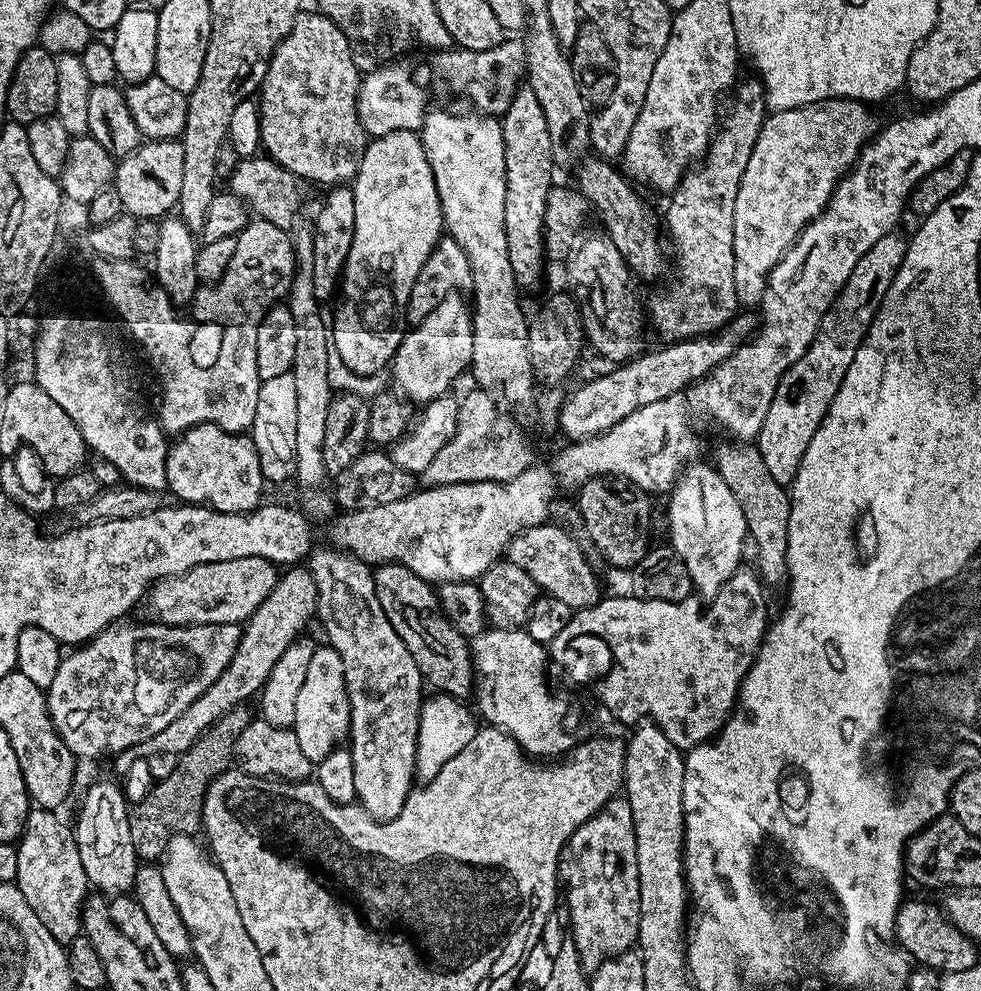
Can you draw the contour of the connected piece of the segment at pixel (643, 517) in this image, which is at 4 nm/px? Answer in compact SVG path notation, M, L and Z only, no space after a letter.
M596 477L580 486L577 491L578 510L592 544L616 568L631 570L650 551L648 535L652 532L651 500L640 492L629 494L608 488L607 477Z

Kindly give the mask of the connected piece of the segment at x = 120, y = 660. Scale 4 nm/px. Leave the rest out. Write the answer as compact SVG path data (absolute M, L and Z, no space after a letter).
M124 622L119 626L105 628L93 640L89 640L87 644L81 644L75 650L69 651L72 653L69 656L67 653L61 659L58 674L54 674L54 682L50 682L50 686L46 690L48 713L52 719L52 724L56 727L56 732L62 738L62 742L66 742L66 746L72 751L72 755L77 758L104 756L107 752L119 754L125 752L127 748L133 748L136 744L154 738L154 734L162 734L162 730L166 730L166 726L170 726L170 722L174 722L174 718L178 718L178 714L182 714L182 710L186 710L186 706L190 706L190 702L194 702L194 698L198 698L203 694L216 681L218 674L222 674L226 670L235 651L238 650L242 629L239 624L187 624L186 626L174 626L173 624L161 624L159 622L147 622L148 624L128 623Z

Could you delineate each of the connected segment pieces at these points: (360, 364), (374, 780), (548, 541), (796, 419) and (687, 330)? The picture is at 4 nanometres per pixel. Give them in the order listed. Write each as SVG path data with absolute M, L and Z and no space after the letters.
M394 130L394 134L377 136L369 139L368 146L364 150L364 157L360 163L360 169L356 172L355 180L350 184L354 194L354 242L350 242L350 254L346 258L344 275L342 277L342 295L339 297L340 309L336 312L336 321L330 324L330 344L335 355L346 362L350 371L356 372L360 376L374 376L384 371L391 365L398 346L404 340L404 334L409 327L408 323L408 303L410 302L410 290L414 290L414 282L430 254L434 250L436 243L442 239L445 231L444 219L442 218L442 206L438 202L438 186L434 182L434 174L430 170L430 162L426 156L423 139L417 133L410 130Z
M332 546L319 548L307 557L306 567L317 583L318 620L324 623L327 643L342 658L344 667L344 688L348 691L352 711L348 740L353 756L356 799L376 820L393 820L402 814L402 806L406 806L406 798L414 787L420 706L425 695L426 681L410 650L406 650L406 642L402 642L398 630L390 626L390 618L386 618L382 602L378 602L373 569L351 552L337 550Z
M545 522L518 533L507 546L506 559L526 570L541 593L566 602L573 610L594 606L602 599L602 591L591 562L584 557L579 542L566 529L552 523Z
M895 231L878 238L878 242L858 258L858 266L854 266L850 278L846 278L846 286L842 286L830 310L826 310L818 334L814 334L814 342L806 354L782 374L782 382L778 382L778 390L774 390L774 402L770 402L762 430L754 441L774 482L785 486L794 482L810 438L814 438L814 430L822 426L822 418L826 418L830 402L834 402L834 394L838 394L838 386L842 386L842 378L846 370L850 370L850 362L854 362L854 354L858 354L858 346L862 346L870 322L874 322L874 314L878 314L882 298L886 298L886 290L890 290L890 282L894 282L894 274L902 266L908 240L900 235Z
M751 79L735 89L736 101L729 106L725 116L723 113L712 141L708 143L707 152L699 163L685 172L680 185L669 199L672 201L668 204L668 232L672 235L671 251L677 252L677 256L674 256L675 268L677 264L676 277L646 300L646 316L650 321L650 328L652 324L653 330L660 332L664 342L690 340L695 336L718 332L731 322L738 311L734 290L734 198L738 198L738 186L742 182L746 162L750 162L754 142L758 142L758 134L766 115L764 85L759 79Z

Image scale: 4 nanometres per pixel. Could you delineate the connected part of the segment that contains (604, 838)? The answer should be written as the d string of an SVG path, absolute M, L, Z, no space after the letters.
M613 798L604 808L578 826L564 844L560 854L558 872L568 879L568 920L572 923L574 949L585 969L595 970L605 960L629 951L638 941L640 921L640 883L638 882L638 850L634 838L634 814L630 814L627 799Z

